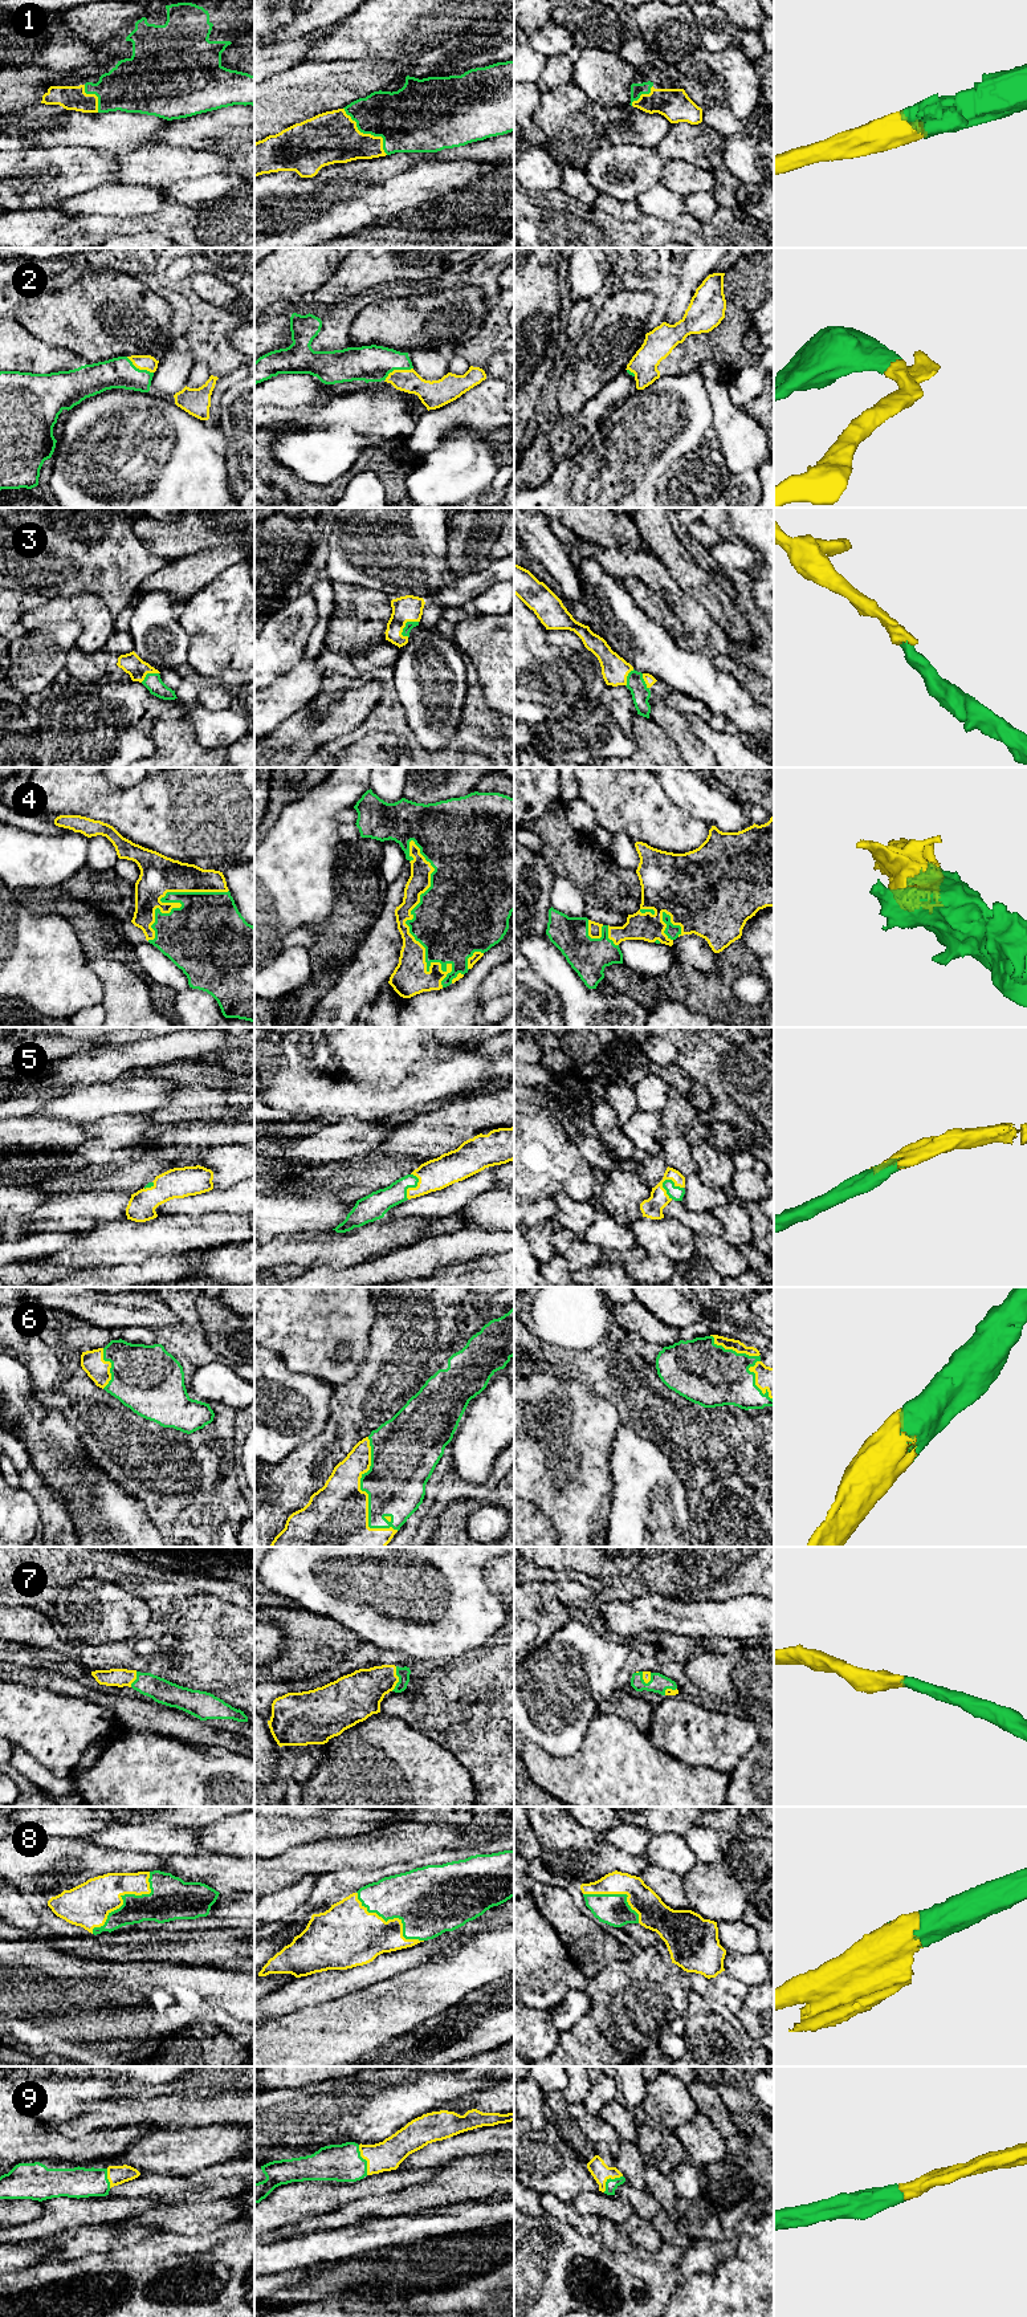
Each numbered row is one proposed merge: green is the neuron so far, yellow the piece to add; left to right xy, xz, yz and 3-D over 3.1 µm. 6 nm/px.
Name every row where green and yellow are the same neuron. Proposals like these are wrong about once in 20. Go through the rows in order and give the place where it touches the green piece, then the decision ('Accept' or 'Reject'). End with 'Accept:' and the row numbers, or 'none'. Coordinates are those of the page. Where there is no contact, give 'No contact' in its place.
1: Touches green at xz (367, 133). Accept
2: Touches green at xz (396, 369). Accept
3: Touches green at xz (406, 623). Accept
4: Touches green at xz (407, 920). Accept
5: Touches green at yz (672, 1181). Accept
6: Touches green at xz (369, 1495). Accept
7: Touches green at xz (399, 1678). Accept
8: Touches green at xy (123, 1896). Accept
9: Touches green at xz (365, 2159). Accept
Accept: 1, 2, 3, 4, 5, 6, 7, 8, 9

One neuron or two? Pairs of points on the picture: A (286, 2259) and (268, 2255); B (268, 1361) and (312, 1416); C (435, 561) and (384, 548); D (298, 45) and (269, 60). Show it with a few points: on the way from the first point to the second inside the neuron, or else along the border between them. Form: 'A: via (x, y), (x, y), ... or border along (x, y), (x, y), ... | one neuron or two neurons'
A: via (282, 2256), (272, 2256) | one neuron
B: via (270, 1375), (298, 1403) | one neuron
C: via (423, 561), (414, 561), (400, 548), (396, 548) | one neuron
D: via (292, 52), (276, 57) | one neuron

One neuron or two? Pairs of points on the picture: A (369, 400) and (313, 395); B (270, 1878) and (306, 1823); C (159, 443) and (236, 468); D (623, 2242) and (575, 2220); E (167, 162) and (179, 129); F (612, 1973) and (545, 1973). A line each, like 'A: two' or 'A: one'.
A: two
B: two
C: two
D: one
E: two
F: two

